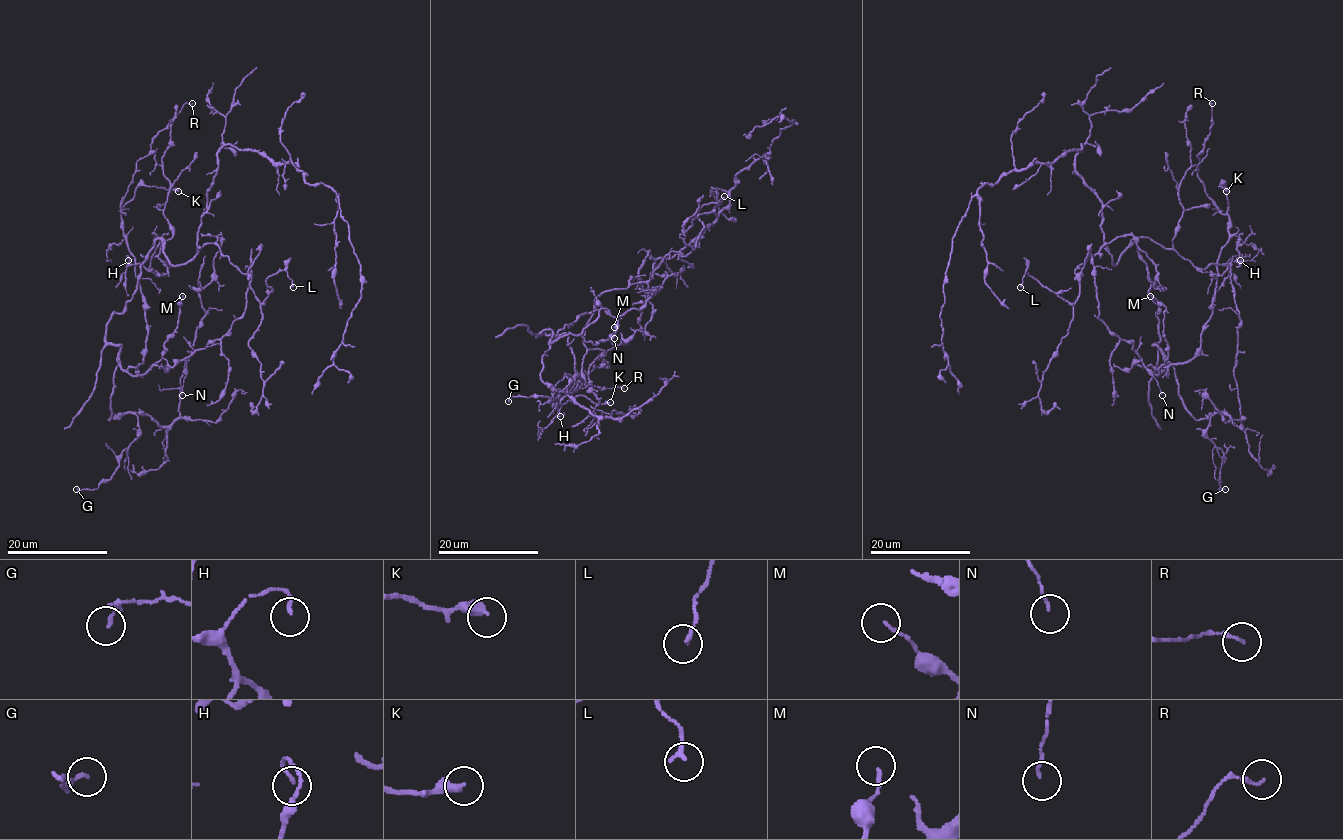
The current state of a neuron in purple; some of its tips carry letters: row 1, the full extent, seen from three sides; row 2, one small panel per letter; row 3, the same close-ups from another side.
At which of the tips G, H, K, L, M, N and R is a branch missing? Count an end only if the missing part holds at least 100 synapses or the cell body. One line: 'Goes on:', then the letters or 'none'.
Goes on: none

